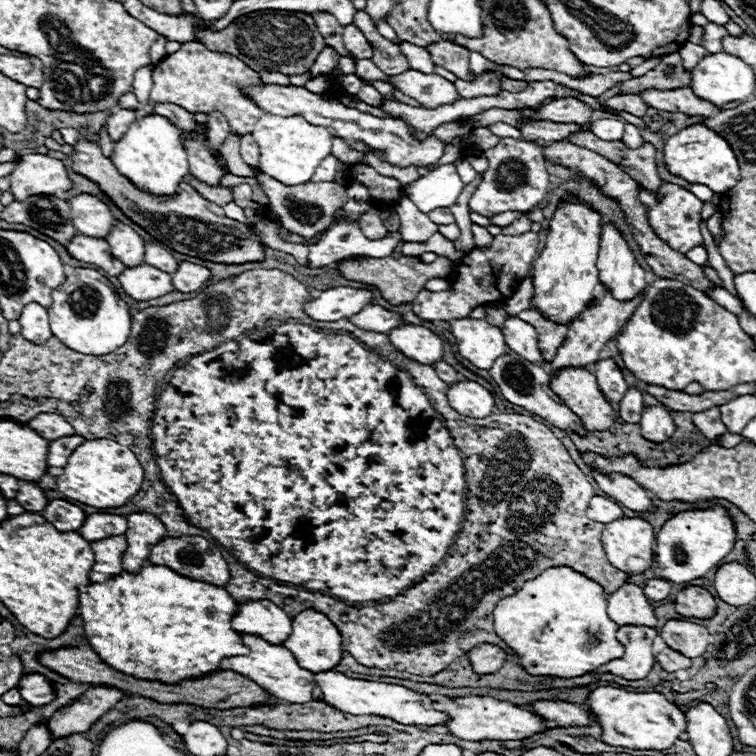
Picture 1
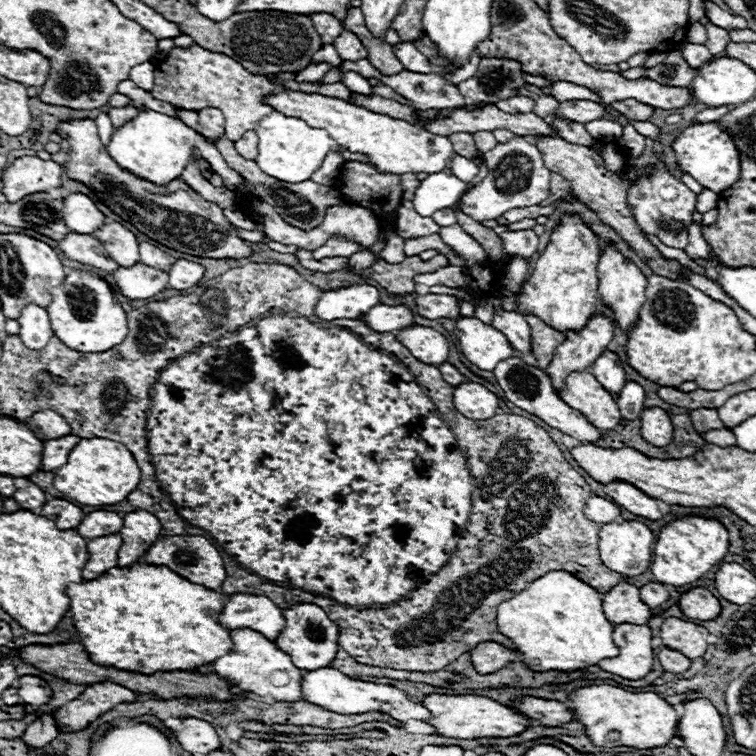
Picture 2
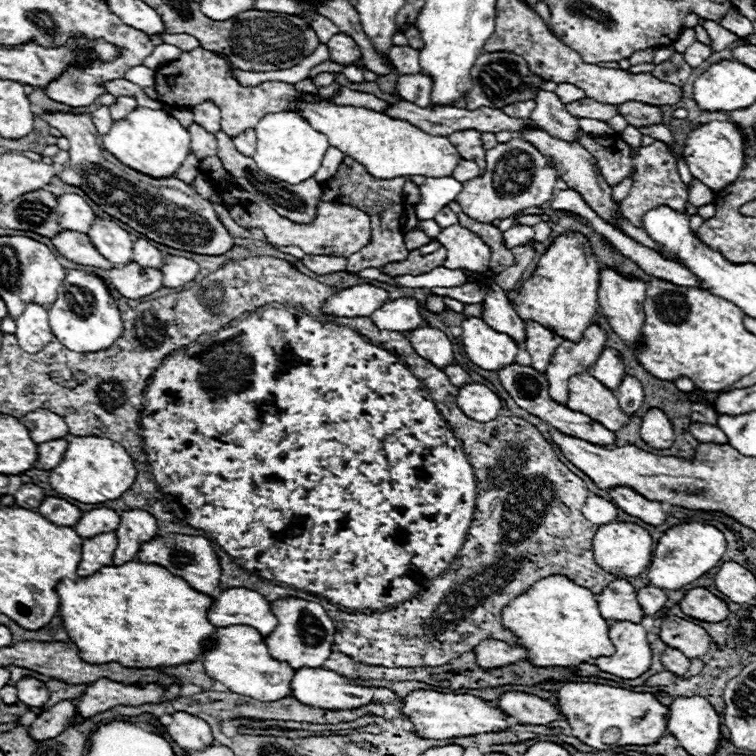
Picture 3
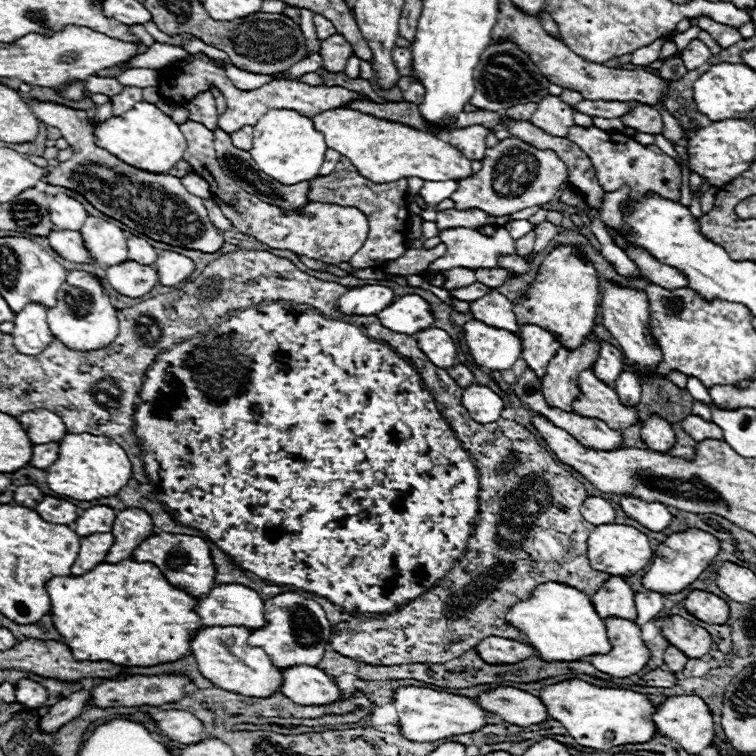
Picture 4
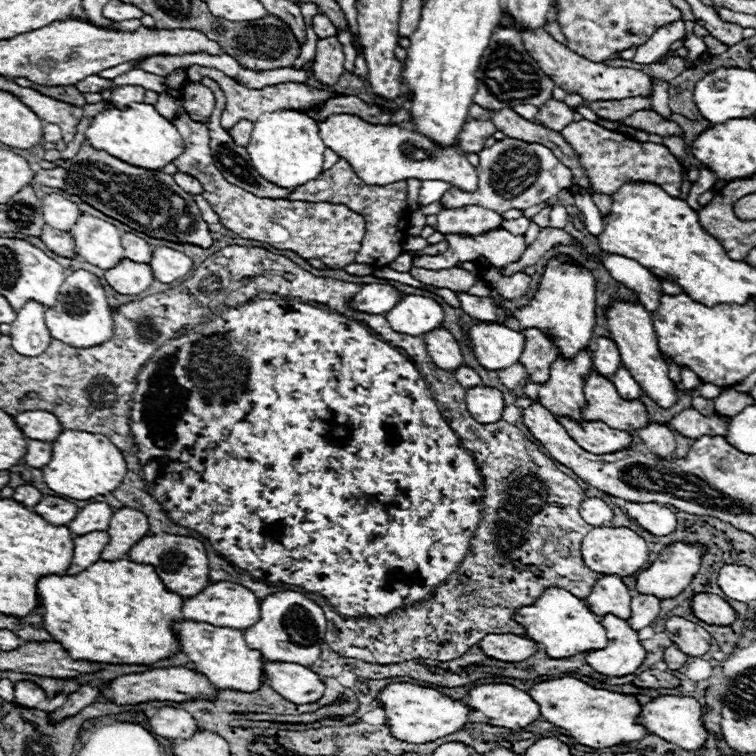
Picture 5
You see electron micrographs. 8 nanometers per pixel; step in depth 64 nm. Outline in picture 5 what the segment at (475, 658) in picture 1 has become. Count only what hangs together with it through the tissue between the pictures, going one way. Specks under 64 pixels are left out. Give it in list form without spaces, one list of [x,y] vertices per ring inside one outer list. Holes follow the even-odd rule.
[[[488,634],[478,644],[484,654],[502,662],[522,662],[538,652],[538,644],[516,634]]]

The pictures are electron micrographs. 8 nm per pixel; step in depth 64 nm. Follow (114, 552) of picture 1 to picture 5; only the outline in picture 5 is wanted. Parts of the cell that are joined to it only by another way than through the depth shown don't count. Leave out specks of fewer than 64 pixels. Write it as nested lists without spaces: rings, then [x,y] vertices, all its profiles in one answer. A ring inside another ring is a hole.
[[[92,532],[84,536],[74,536],[76,542],[76,554],[72,556],[72,566],[68,566],[68,574],[74,576],[82,570],[86,570],[90,564],[98,562],[100,550],[108,544],[106,532]]]

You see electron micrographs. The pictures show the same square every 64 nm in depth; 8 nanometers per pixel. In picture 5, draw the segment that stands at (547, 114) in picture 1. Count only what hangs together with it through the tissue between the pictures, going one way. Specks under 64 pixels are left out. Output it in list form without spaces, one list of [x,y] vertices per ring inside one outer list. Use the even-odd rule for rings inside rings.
[[[640,96],[640,98],[624,98],[624,100],[600,100],[600,102],[586,102],[586,106],[600,118],[624,120],[636,110],[652,110],[652,98]]]

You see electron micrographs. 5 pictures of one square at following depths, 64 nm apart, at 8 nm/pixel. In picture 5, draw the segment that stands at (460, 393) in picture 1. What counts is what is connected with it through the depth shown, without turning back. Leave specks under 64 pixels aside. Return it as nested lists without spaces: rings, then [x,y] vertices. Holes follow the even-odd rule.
[[[468,388],[466,390],[466,406],[472,418],[480,424],[492,424],[502,418],[500,412],[500,396],[502,392],[496,388]]]

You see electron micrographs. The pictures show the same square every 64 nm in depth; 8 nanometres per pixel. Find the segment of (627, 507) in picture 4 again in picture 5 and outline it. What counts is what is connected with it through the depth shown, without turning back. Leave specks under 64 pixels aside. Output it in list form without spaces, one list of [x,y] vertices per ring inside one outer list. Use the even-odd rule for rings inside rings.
[[[626,502],[624,510],[630,518],[634,518],[644,530],[654,536],[668,536],[676,530],[676,516],[660,504],[644,504],[644,502]]]

